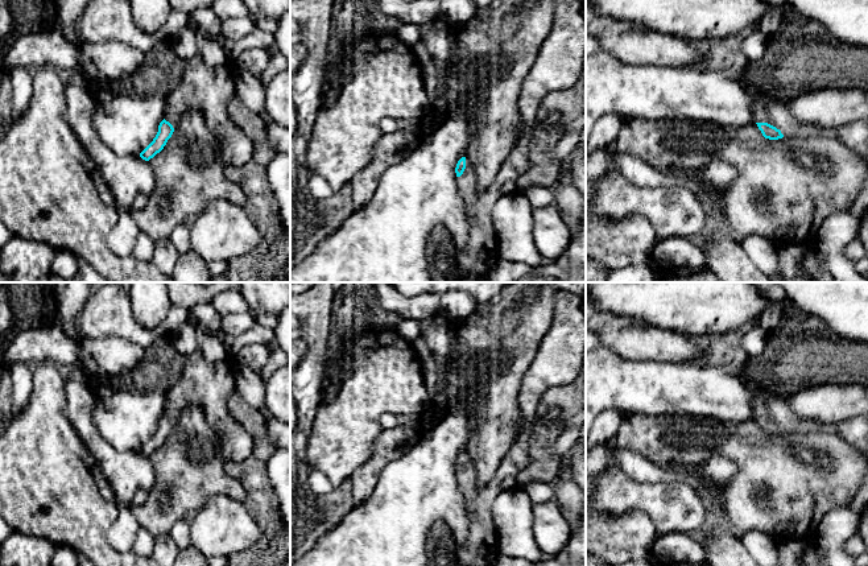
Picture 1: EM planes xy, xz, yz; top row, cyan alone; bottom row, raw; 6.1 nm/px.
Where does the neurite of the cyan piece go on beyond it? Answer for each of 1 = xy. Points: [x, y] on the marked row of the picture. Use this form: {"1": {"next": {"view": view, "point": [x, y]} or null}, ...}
{"1": {"next": {"view": "xy", "point": [206, 89]}}}

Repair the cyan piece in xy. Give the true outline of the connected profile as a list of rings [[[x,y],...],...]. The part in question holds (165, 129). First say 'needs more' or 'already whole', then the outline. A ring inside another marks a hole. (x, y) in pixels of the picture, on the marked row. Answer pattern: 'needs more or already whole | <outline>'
needs more | [[[198,53],[185,61],[181,83],[166,98],[164,120],[153,141],[140,153],[145,161],[153,158],[166,145],[182,113],[198,111],[215,135],[226,165],[240,166],[253,154],[251,139],[228,117],[227,107],[235,96],[232,62],[207,65]]]

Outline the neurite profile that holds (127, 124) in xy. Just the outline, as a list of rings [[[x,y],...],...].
[[[127,90],[107,102],[98,102],[92,124],[112,152],[140,153],[153,141],[164,120],[166,99]]]

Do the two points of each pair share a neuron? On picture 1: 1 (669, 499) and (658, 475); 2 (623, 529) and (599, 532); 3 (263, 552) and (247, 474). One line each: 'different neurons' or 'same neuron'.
1: different neurons
2: same neuron
3: same neuron

